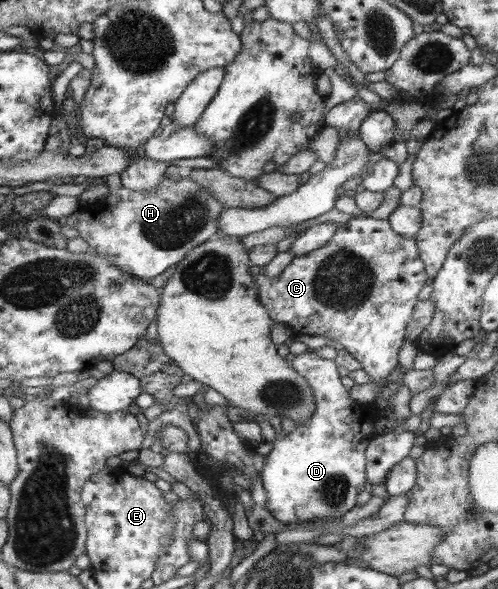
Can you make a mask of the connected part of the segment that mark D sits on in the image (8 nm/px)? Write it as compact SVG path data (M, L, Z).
M308 350L295 355L290 361L291 368L307 380L316 397L316 413L305 422L297 424L295 431L284 431L282 436L275 436L271 442L273 449L265 458L264 469L260 476L263 480L267 502L266 509L281 523L289 525L295 522L318 521L323 519L339 520L357 504L357 494L367 488L365 482L365 448L375 438L373 422L382 409L380 402L362 405L352 399L351 391L341 382L336 362L321 358L319 354Z

